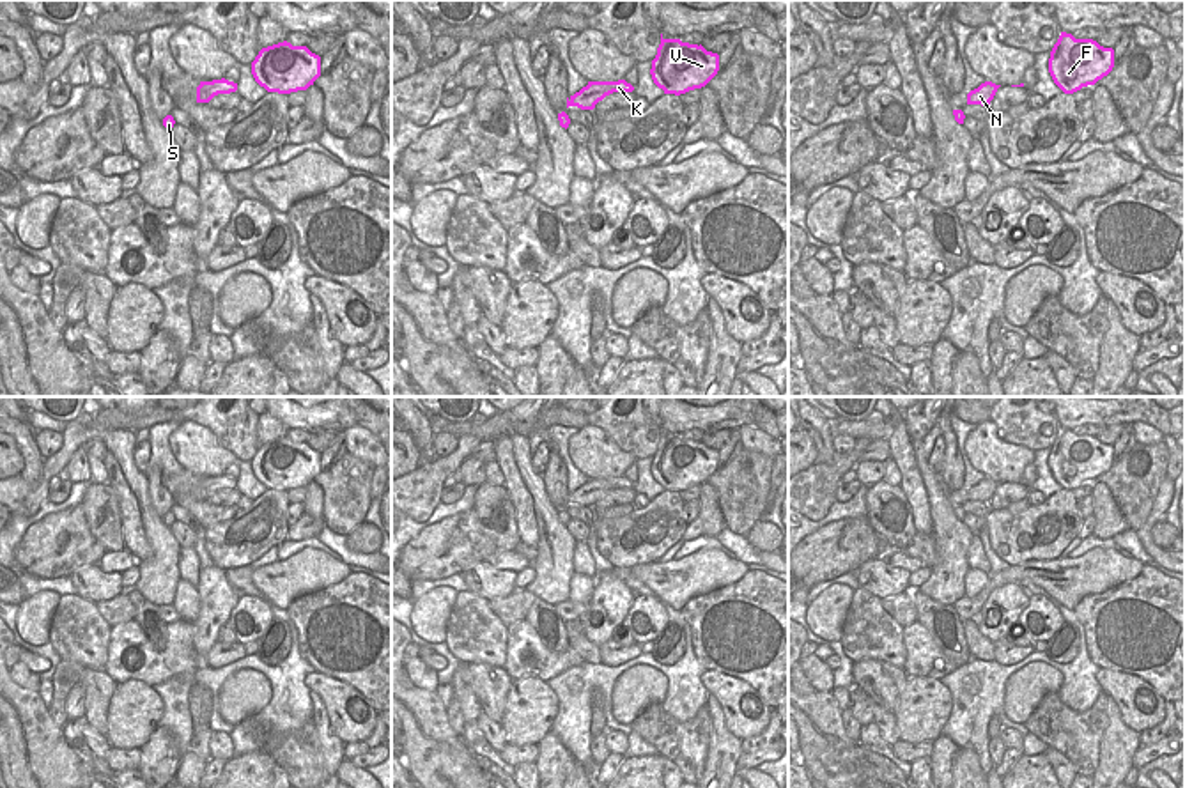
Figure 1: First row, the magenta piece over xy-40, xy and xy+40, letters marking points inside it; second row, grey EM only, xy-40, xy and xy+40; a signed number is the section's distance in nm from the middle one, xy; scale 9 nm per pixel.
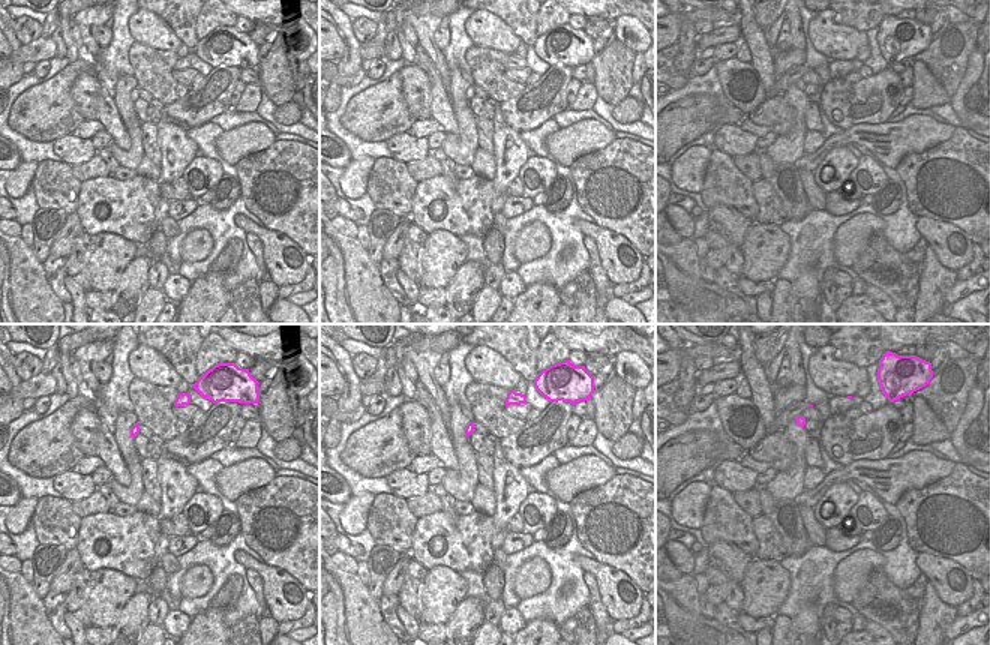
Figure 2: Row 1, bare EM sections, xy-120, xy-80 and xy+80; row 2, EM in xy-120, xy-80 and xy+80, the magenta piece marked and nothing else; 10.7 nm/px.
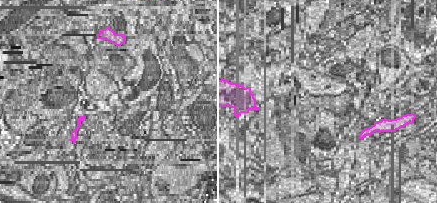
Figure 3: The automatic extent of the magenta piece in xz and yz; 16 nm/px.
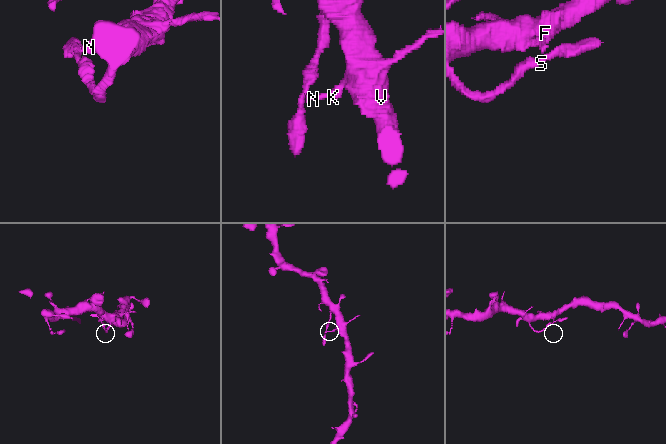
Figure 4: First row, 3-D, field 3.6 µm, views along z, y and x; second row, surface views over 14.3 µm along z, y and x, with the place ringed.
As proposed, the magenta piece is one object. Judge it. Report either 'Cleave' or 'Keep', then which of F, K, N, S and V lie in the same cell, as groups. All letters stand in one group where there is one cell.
Keep. Groups: F K N S V.

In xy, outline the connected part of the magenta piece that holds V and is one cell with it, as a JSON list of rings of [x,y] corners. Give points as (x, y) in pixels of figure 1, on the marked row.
[[[664,39],[652,60],[652,80],[664,94],[685,94],[705,87],[719,71],[719,55],[707,51],[701,44]]]

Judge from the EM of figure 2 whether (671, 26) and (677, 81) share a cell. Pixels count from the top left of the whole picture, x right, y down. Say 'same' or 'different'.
different

